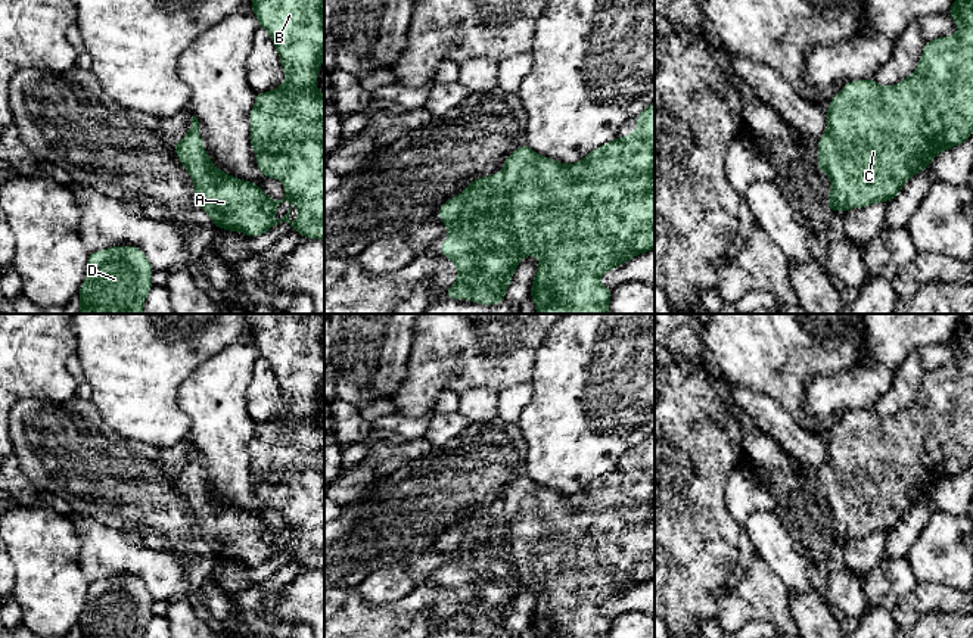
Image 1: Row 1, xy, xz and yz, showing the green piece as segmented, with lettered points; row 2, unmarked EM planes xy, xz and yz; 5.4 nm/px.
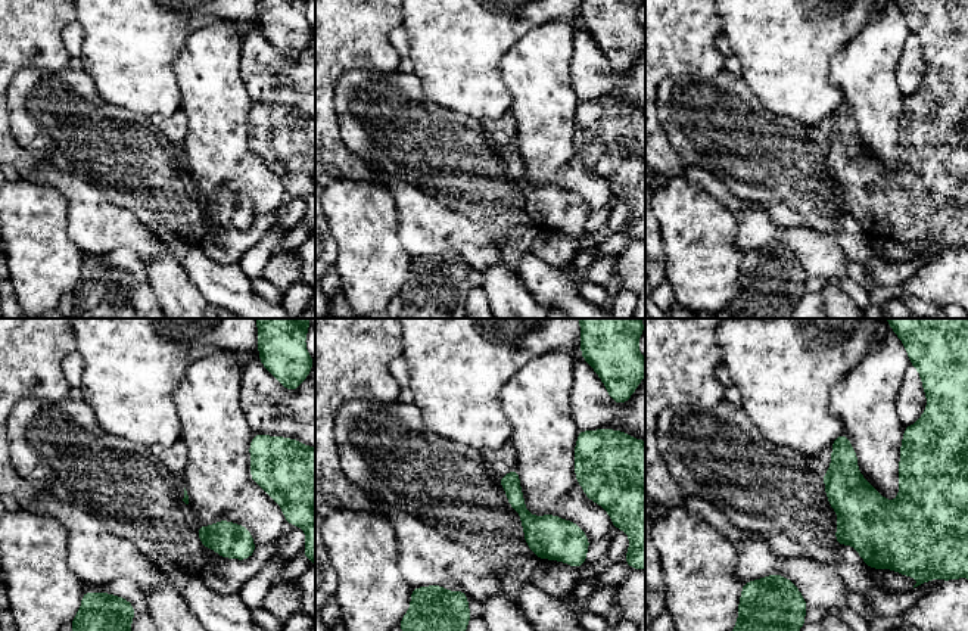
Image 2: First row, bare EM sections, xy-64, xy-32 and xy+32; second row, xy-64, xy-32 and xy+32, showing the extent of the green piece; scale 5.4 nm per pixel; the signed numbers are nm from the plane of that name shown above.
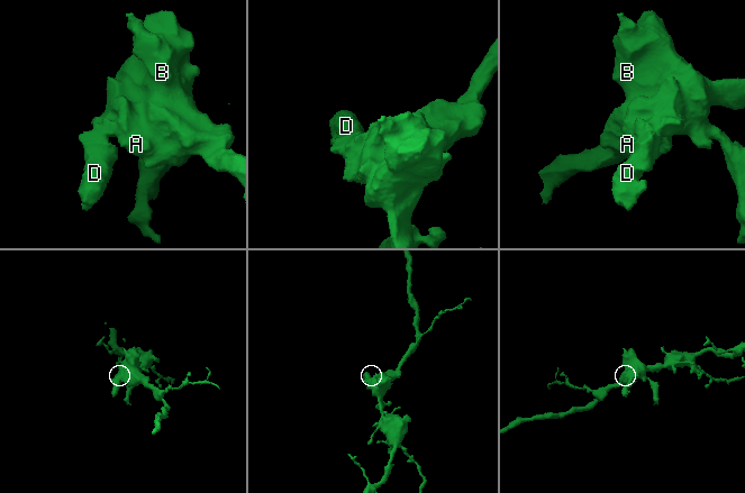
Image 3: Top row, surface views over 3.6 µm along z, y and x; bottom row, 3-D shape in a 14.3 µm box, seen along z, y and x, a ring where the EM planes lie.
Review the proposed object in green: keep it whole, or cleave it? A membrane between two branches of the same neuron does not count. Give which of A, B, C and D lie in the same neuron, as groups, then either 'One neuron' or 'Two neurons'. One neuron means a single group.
Groups: A B C D. One neuron

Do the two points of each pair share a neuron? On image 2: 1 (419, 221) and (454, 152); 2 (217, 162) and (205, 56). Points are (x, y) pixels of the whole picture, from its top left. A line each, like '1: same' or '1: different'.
1: different
2: same

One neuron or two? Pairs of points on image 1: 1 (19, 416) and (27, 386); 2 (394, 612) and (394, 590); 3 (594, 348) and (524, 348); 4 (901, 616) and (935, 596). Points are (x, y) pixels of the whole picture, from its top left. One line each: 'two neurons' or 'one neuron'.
1: two neurons
2: two neurons
3: two neurons
4: one neuron

